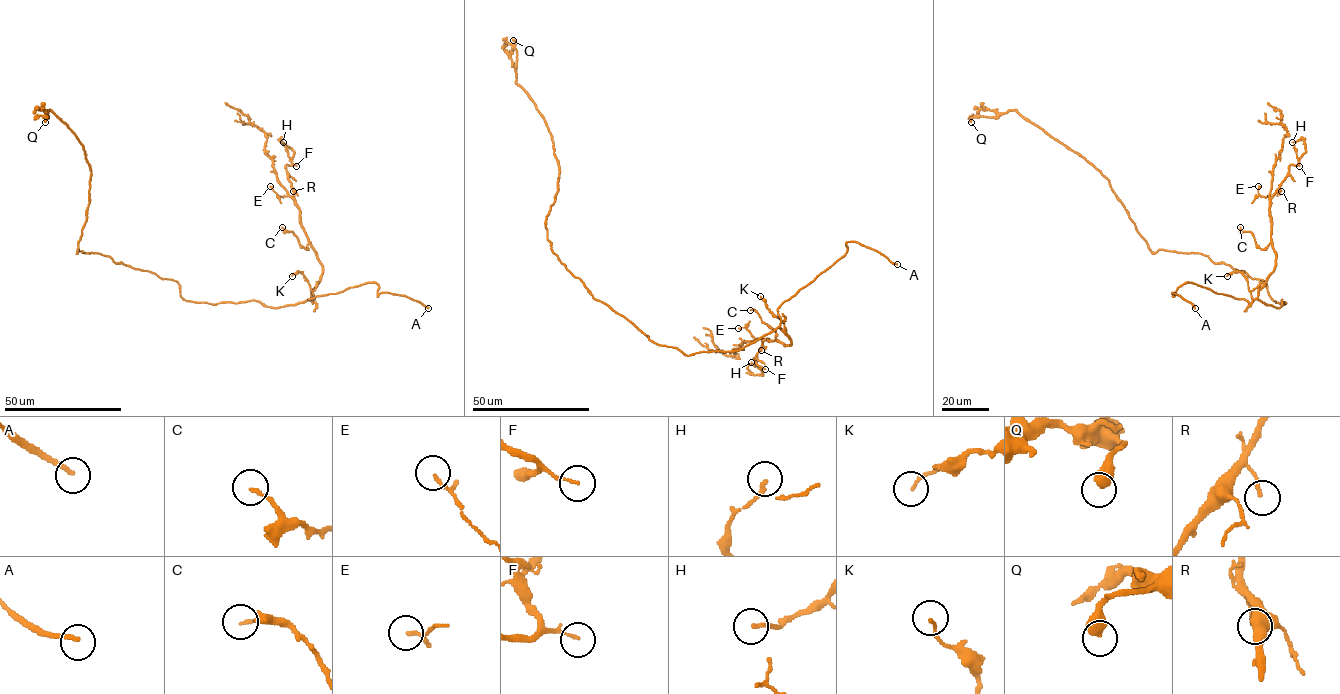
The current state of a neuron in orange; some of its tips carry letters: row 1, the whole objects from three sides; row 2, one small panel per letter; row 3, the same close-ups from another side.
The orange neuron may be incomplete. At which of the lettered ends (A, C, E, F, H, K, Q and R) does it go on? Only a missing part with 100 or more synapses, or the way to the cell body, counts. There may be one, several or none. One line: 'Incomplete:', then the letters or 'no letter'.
Incomplete: A

